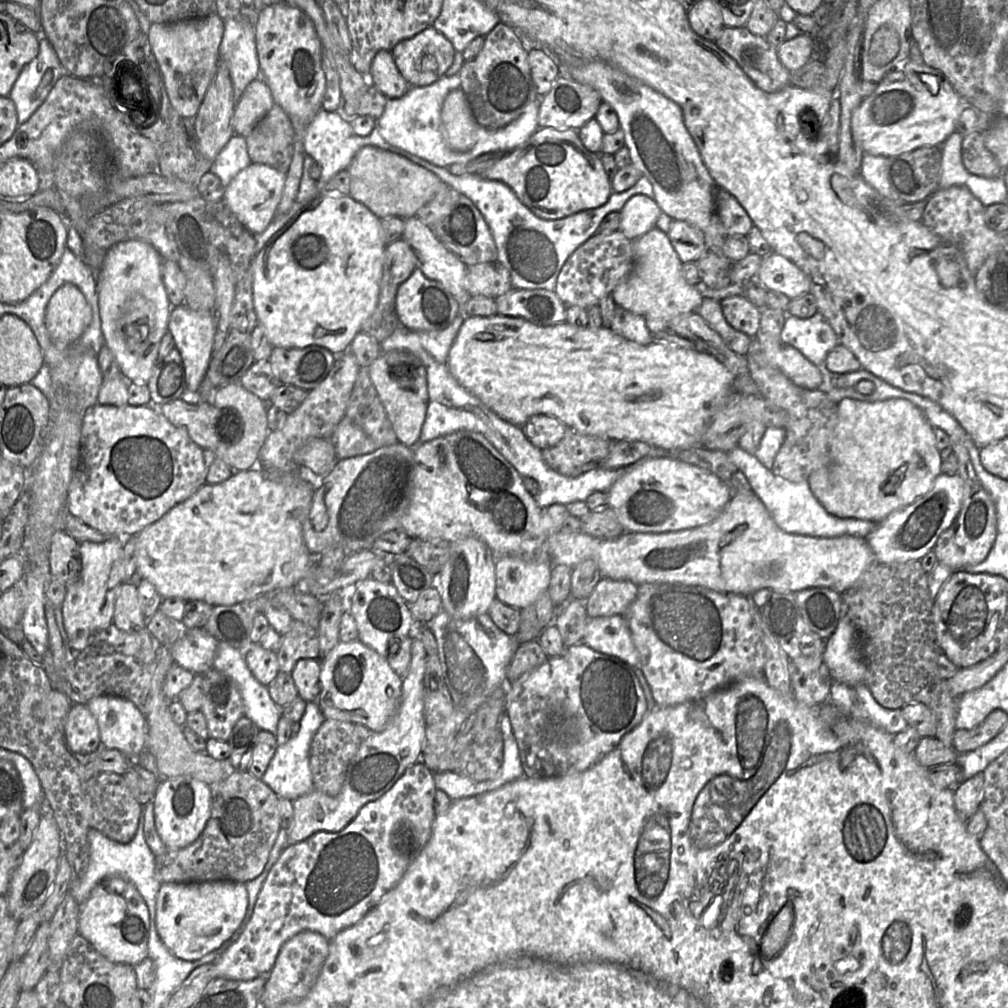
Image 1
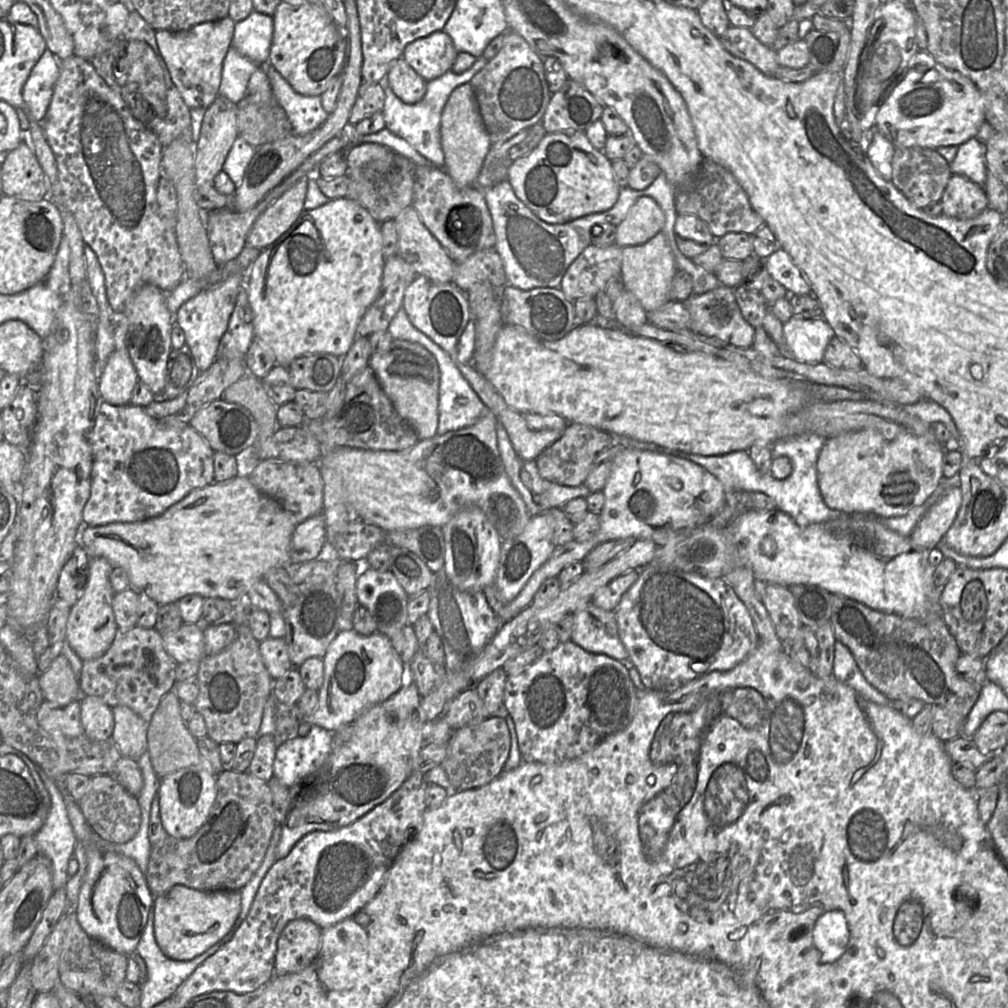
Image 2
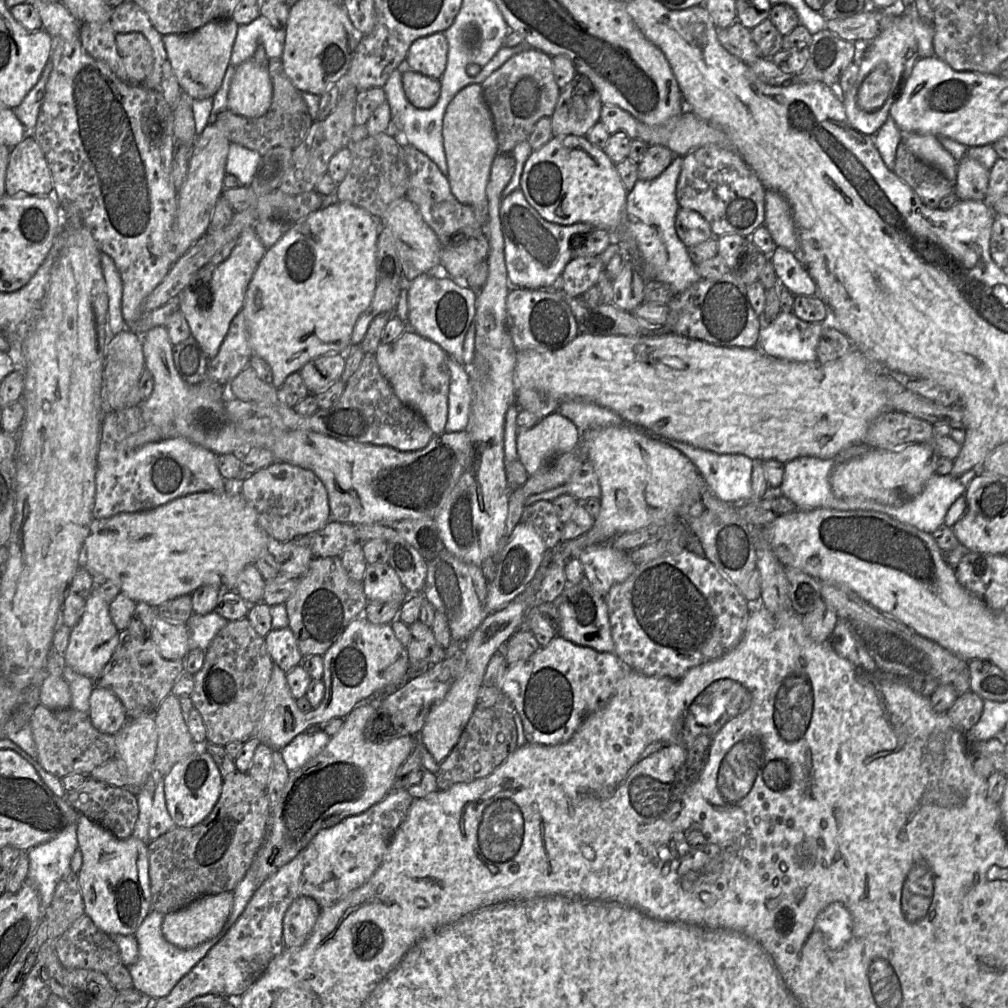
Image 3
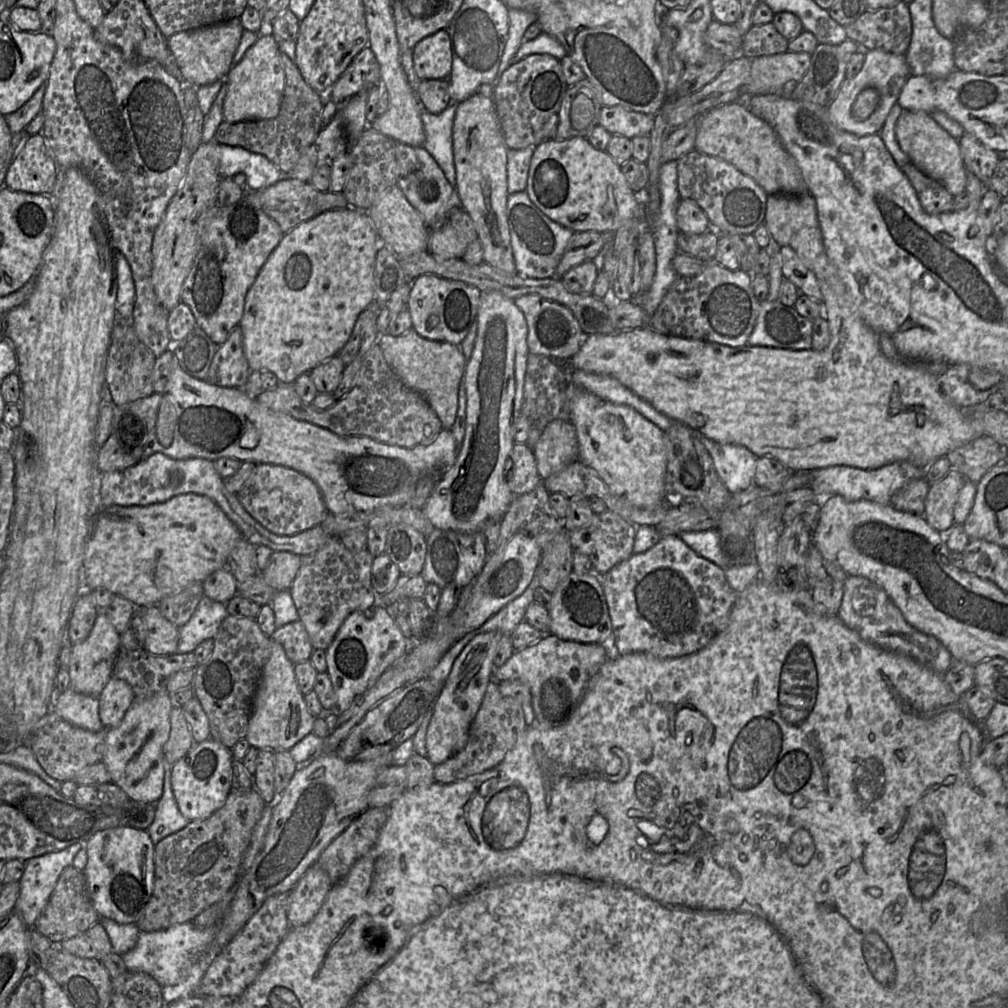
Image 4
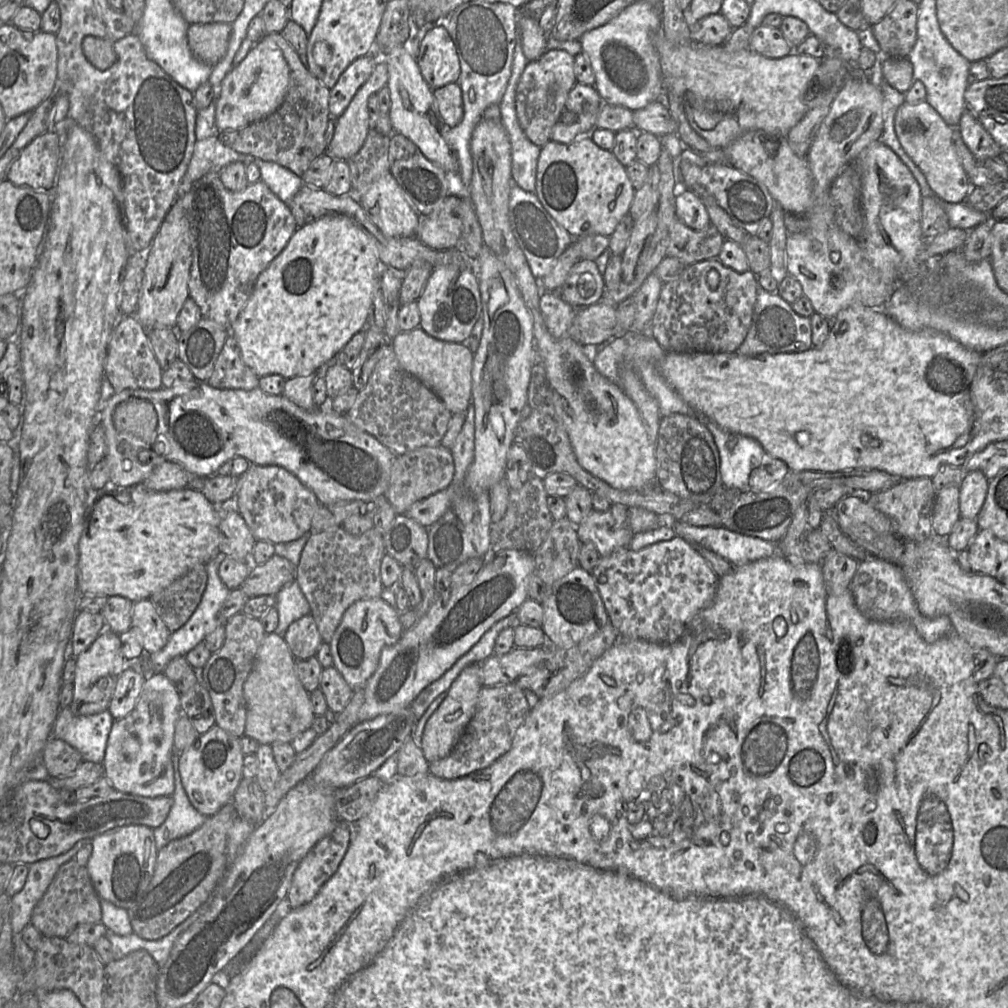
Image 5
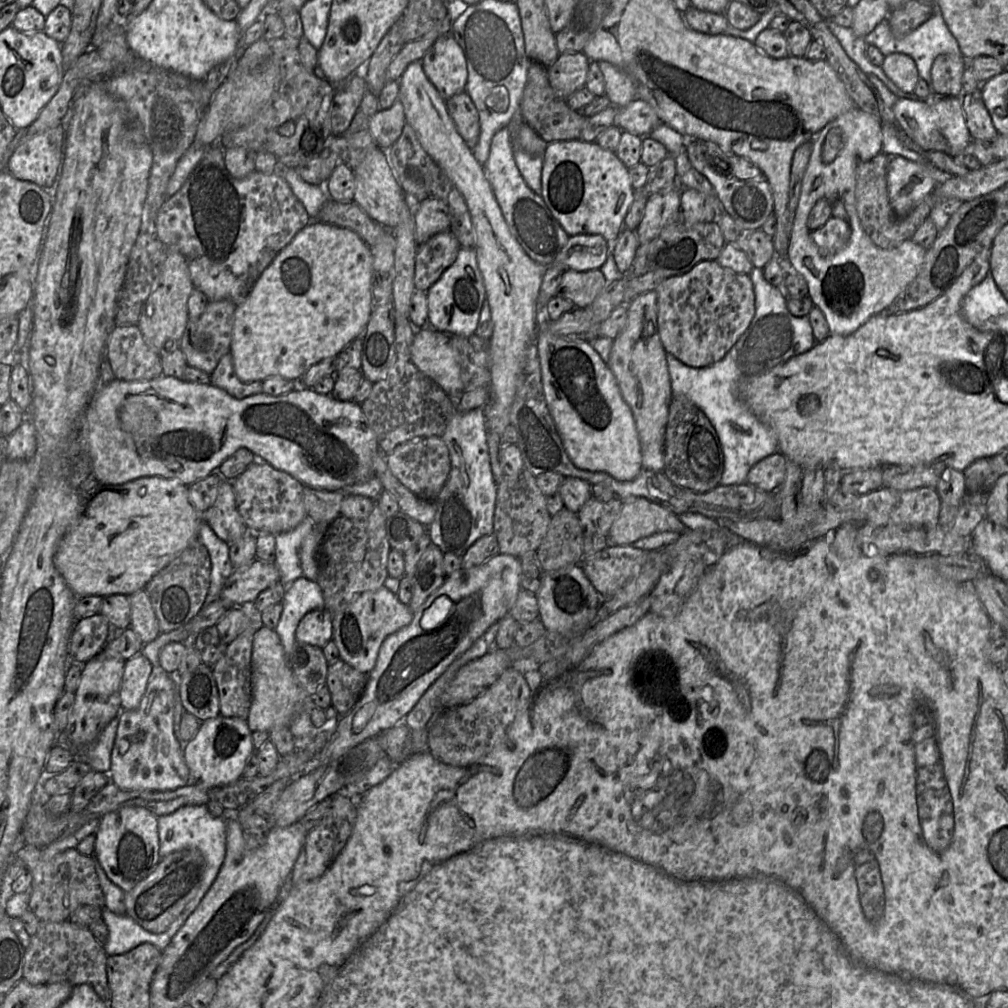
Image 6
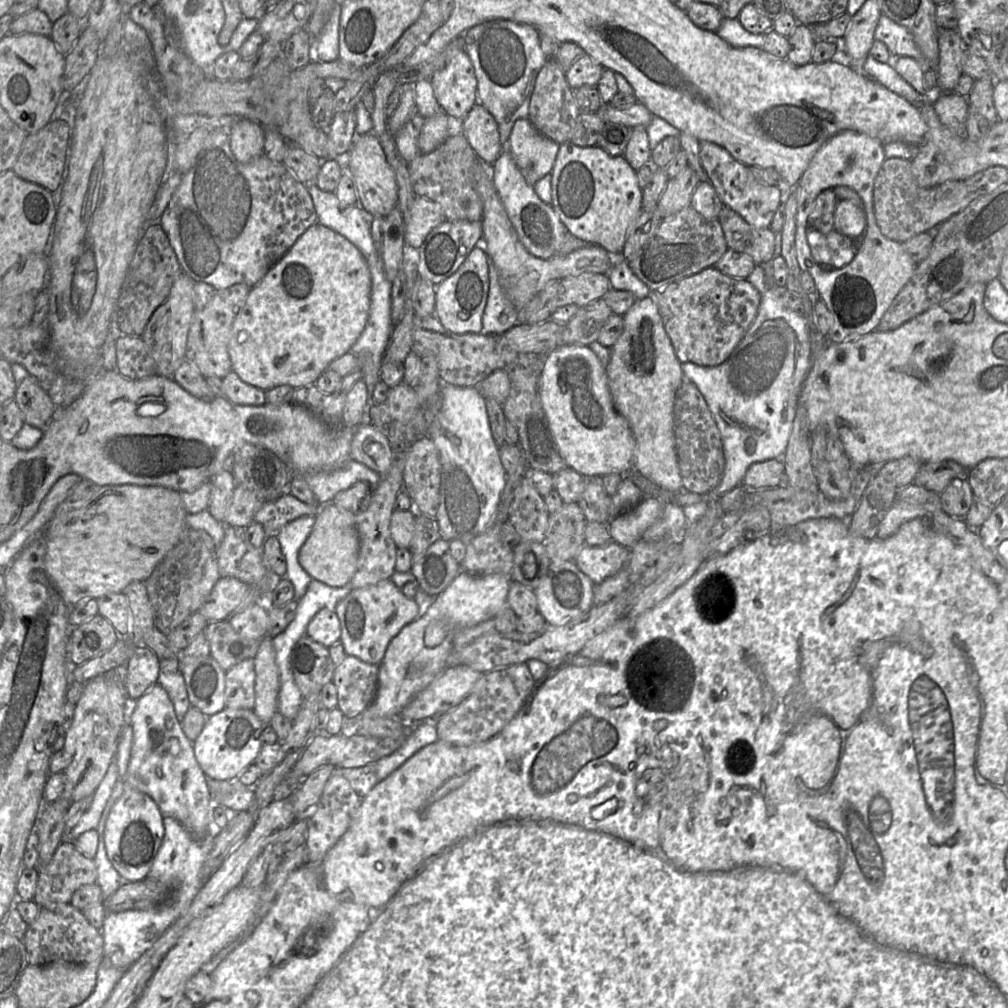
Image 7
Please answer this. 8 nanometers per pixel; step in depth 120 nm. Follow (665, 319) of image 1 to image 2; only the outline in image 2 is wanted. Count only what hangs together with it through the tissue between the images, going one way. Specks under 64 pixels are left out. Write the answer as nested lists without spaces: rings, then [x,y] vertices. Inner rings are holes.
[[[662,231],[644,244],[622,248],[621,276],[624,289],[639,300],[647,313],[670,301],[672,281],[677,272],[674,255]]]

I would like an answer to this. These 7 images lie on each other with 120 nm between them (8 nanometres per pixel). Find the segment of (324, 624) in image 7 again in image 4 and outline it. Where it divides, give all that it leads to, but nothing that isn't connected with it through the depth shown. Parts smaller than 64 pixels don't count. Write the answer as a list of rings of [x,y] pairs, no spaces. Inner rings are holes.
[[[300,620],[276,628],[271,639],[283,646],[286,656],[294,665],[309,660],[314,650]]]

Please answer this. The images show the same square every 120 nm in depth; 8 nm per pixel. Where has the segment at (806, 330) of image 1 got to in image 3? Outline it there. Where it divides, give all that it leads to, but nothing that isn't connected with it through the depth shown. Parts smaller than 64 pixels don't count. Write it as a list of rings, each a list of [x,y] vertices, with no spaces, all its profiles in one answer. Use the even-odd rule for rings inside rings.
[[[780,311],[778,316],[769,323],[762,323],[759,332],[758,348],[768,356],[775,358],[797,361],[817,361],[816,348],[822,333],[823,325],[834,325],[832,314],[829,313],[822,323],[810,323],[800,320],[793,312],[785,313]]]

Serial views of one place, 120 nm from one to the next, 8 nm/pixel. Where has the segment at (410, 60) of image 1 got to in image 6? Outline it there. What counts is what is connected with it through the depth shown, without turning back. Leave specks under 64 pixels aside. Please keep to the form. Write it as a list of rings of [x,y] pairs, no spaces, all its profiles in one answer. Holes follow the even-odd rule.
[[[450,32],[443,33],[436,39],[420,63],[426,77],[445,101],[466,92],[466,60]]]

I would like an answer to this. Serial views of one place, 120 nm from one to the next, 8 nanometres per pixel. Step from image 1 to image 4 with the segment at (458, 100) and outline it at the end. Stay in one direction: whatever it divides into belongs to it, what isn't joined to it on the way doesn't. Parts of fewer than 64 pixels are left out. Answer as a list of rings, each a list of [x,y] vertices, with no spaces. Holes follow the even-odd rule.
[[[480,92],[472,94],[462,101],[455,113],[452,130],[453,159],[456,173],[455,190],[464,208],[474,222],[478,239],[483,247],[484,262],[509,274],[517,274],[510,241],[510,231],[507,217],[507,151],[504,136],[498,120],[492,98]]]

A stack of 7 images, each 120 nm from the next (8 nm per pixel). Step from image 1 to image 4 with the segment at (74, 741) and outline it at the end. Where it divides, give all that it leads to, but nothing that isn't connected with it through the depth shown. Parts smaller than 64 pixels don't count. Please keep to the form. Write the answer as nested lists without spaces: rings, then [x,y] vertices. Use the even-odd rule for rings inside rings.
[[[112,676],[98,697],[99,718],[104,728],[117,727],[134,698],[135,695],[130,685]]]

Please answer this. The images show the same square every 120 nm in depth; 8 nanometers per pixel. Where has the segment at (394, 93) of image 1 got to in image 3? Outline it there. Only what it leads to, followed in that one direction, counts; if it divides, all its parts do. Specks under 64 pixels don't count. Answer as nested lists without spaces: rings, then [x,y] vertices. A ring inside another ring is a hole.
[[[410,68],[403,70],[402,85],[406,98],[417,108],[431,108],[439,99],[440,81]]]

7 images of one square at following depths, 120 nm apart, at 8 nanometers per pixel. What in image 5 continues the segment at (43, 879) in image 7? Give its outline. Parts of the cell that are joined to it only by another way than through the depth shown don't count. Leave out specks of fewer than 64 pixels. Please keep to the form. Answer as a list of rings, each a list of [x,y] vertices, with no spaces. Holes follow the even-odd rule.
[[[74,858],[59,867],[46,892],[35,905],[31,917],[31,923],[43,937],[58,938],[66,938],[80,924],[100,921],[100,898],[93,887],[86,865],[80,865]]]

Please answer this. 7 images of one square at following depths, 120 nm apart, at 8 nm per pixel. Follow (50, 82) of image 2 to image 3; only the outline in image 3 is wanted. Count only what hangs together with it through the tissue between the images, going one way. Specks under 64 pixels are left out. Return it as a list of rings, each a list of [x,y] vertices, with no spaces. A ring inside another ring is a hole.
[[[52,61],[46,64],[38,82],[30,90],[22,103],[14,110],[17,118],[27,130],[33,130],[36,127],[41,106],[44,102],[46,85],[52,72]]]

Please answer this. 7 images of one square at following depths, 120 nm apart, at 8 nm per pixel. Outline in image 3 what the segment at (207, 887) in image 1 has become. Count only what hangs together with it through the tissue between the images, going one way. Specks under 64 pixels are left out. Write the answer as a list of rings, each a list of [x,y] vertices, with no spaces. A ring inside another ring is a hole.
[[[233,892],[203,896],[183,909],[163,916],[161,931],[167,942],[181,948],[192,949],[214,938],[226,923],[233,905]]]

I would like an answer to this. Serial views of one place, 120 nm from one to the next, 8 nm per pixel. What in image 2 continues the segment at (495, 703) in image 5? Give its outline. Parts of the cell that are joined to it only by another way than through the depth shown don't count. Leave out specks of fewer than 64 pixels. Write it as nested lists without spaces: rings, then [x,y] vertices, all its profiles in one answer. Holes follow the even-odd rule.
[[[487,717],[480,723],[466,725],[453,732],[441,766],[455,791],[475,789],[490,783],[502,773],[510,747],[511,735],[505,718]]]

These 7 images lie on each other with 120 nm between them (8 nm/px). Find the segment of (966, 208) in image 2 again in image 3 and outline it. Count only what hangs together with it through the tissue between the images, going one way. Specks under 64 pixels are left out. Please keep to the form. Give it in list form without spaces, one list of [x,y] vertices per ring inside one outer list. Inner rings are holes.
[[[964,156],[958,162],[957,177],[953,185],[953,192],[959,201],[984,201],[988,189],[990,170],[979,161]]]

